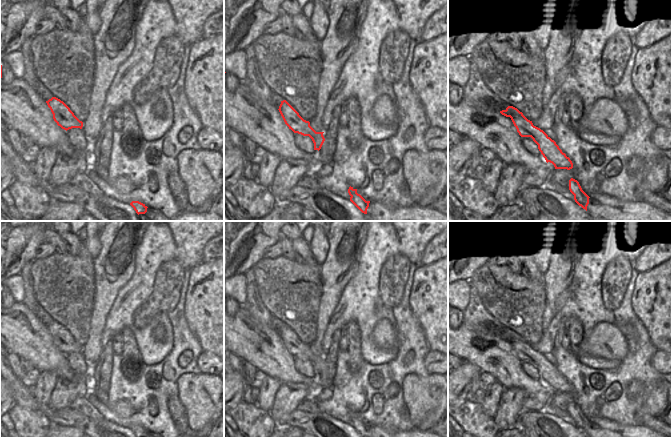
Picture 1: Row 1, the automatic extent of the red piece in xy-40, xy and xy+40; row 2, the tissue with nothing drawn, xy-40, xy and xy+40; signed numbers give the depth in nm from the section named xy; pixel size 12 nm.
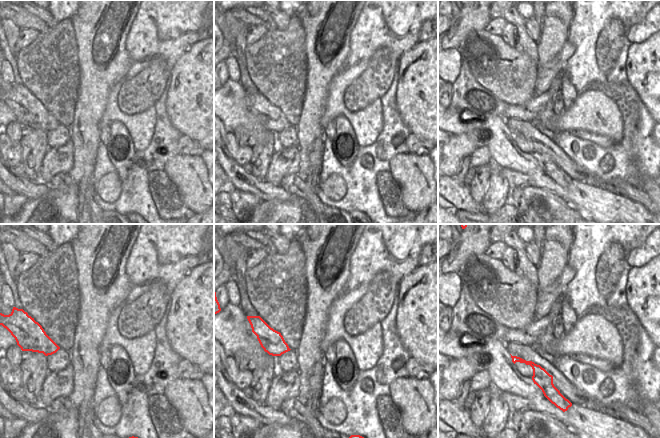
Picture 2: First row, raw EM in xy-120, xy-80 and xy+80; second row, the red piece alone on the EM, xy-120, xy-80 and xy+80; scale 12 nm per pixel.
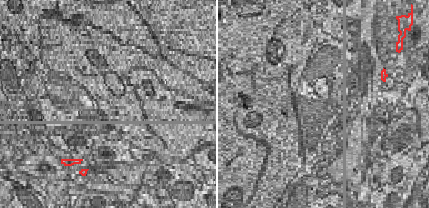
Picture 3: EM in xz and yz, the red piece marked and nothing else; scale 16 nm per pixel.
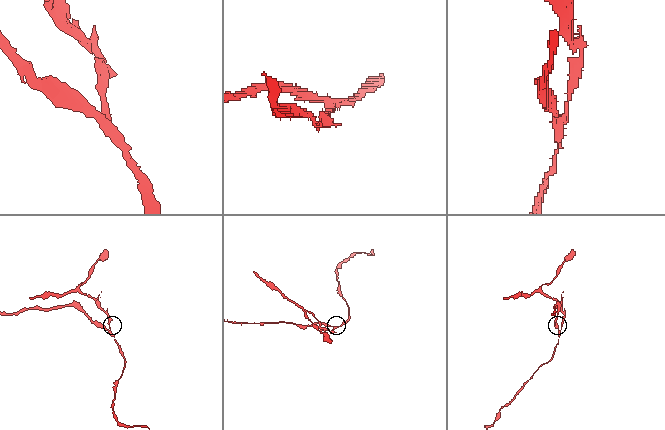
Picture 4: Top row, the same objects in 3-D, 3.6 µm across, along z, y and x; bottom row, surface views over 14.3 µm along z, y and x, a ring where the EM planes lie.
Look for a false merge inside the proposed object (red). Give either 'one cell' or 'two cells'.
two cells

